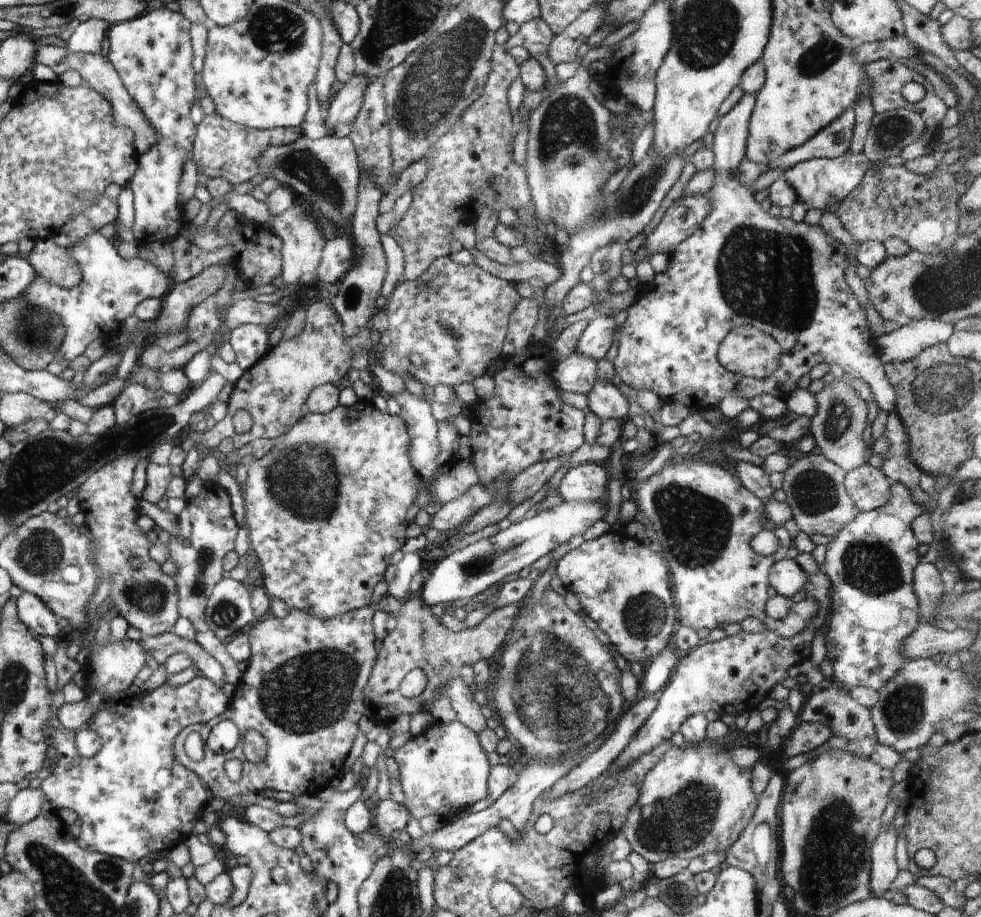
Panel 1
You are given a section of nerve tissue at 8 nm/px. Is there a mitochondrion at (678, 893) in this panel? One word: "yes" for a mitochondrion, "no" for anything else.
yes

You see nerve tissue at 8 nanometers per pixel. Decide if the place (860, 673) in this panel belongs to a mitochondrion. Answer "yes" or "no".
no

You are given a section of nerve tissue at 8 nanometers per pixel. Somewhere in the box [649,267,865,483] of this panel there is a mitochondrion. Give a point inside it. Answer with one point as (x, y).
(837, 419)

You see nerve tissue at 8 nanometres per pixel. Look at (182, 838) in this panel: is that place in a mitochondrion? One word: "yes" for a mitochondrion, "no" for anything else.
no

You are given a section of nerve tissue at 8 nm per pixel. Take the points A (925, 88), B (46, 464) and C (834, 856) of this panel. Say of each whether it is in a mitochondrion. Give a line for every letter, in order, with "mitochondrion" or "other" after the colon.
A: other
B: mitochondrion
C: mitochondrion

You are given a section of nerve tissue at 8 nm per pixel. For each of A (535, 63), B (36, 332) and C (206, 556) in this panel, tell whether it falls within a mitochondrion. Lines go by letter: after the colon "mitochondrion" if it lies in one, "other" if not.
A: other
B: mitochondrion
C: mitochondrion

